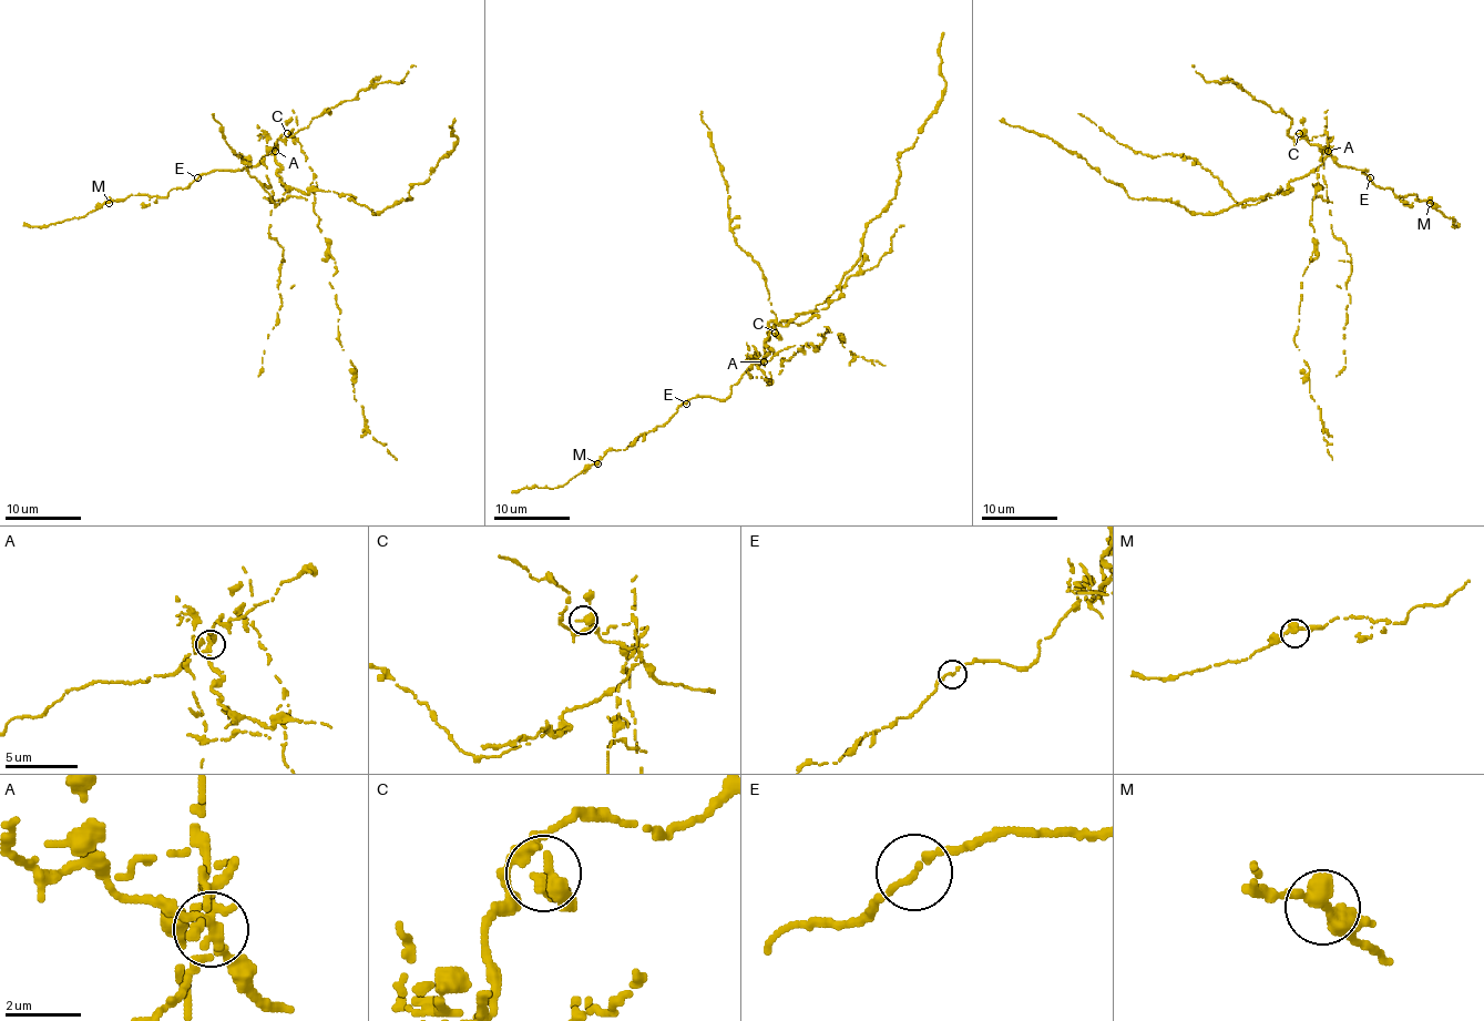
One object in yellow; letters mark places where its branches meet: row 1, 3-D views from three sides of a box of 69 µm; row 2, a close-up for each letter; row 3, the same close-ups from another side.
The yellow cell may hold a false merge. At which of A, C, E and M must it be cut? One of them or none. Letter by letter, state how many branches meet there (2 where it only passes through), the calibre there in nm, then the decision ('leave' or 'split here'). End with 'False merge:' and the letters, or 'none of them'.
A: 3 | 280 nm | split here
C: 3 | 240 nm | leave
E: 2 | 190 nm | leave
M: 2 | 360 nm | leave
False merge: A

